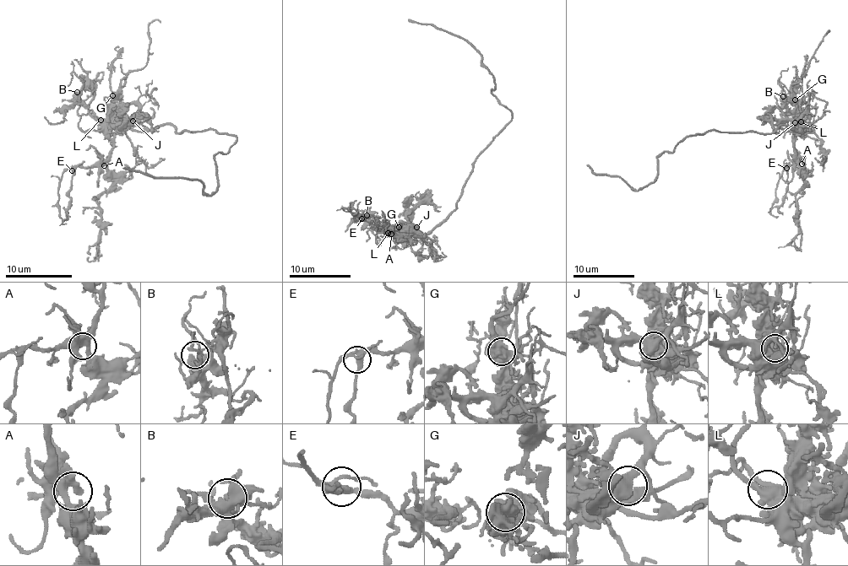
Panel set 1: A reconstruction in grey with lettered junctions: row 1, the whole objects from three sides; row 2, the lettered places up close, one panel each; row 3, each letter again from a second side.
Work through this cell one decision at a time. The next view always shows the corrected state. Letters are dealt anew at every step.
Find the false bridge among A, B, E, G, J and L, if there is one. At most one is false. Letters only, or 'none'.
none

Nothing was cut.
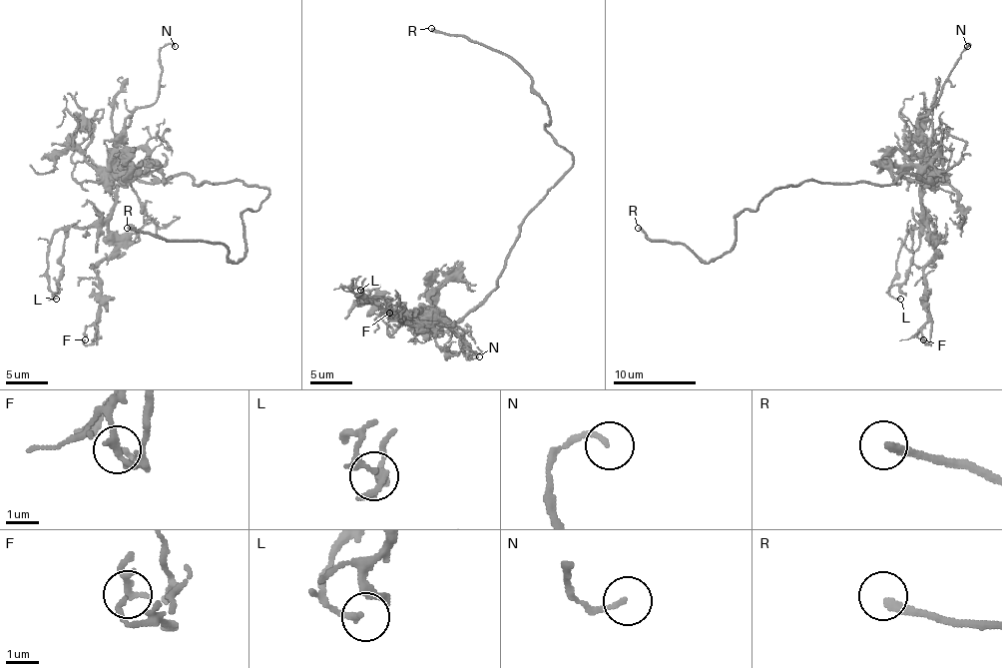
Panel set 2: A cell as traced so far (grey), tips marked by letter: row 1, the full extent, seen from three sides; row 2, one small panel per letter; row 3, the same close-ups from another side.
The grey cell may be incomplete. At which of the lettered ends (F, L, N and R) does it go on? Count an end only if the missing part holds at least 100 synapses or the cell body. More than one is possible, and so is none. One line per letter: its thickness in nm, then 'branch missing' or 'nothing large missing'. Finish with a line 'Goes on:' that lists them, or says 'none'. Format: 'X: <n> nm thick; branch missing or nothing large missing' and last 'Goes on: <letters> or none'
F: 140 nm thick; nothing large missing
L: 160 nm thick; nothing large missing
N: 140 nm thick; nothing large missing
R: 260 nm thick; branch missing
Goes on: R

